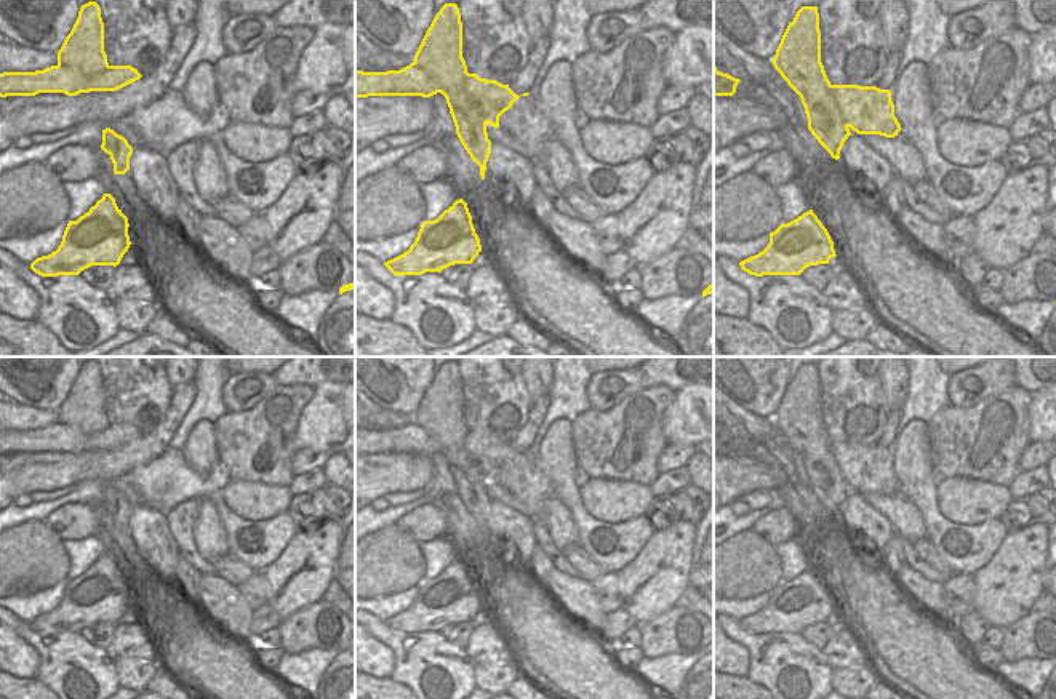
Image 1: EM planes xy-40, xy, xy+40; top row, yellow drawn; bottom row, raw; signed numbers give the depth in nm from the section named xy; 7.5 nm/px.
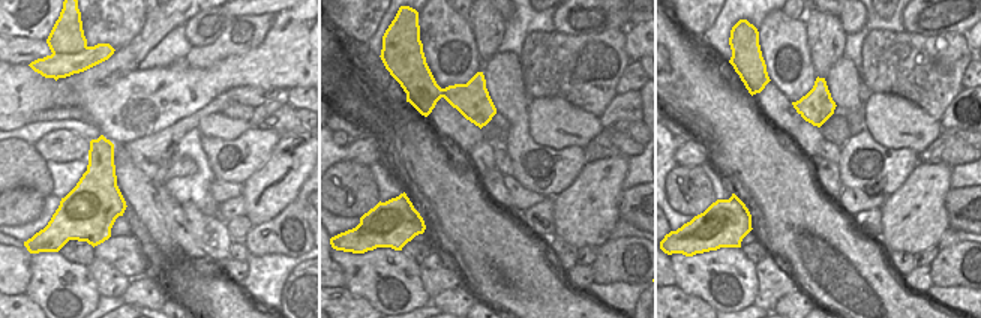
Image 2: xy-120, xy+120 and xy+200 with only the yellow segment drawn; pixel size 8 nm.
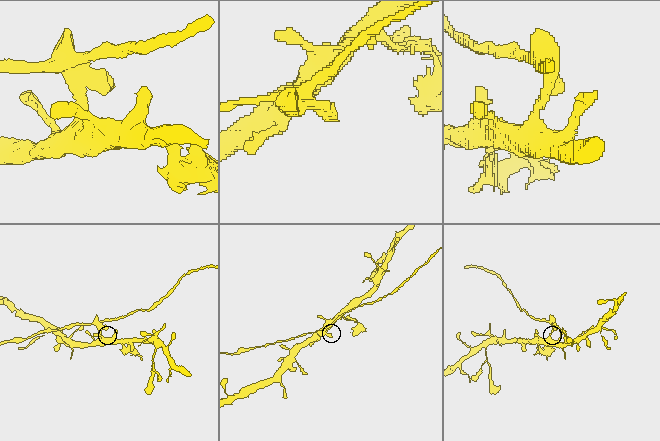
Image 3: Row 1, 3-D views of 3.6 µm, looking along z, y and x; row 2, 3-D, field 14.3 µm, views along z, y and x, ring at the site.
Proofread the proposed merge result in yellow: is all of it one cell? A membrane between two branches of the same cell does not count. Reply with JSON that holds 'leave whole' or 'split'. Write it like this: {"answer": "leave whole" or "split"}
{"answer": "leave whole"}

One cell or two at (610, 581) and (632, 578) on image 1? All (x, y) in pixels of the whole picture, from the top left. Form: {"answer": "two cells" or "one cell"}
{"answer": "two cells"}

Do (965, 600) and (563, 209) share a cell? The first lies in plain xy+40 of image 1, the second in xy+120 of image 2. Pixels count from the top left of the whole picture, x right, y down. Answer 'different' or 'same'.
different

